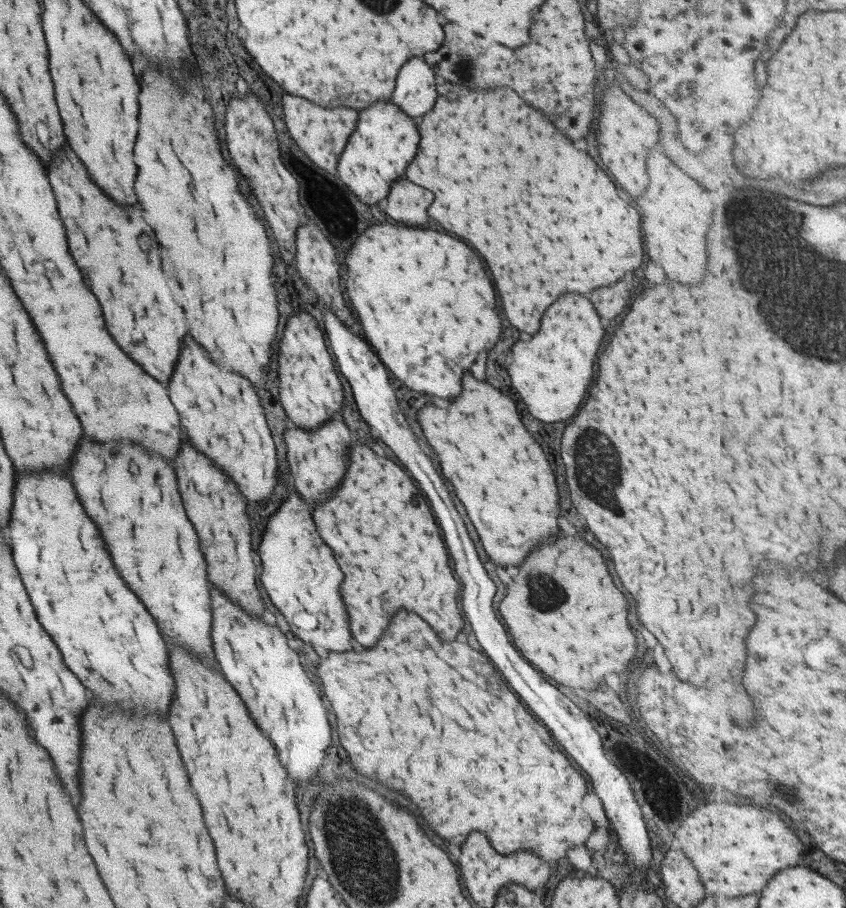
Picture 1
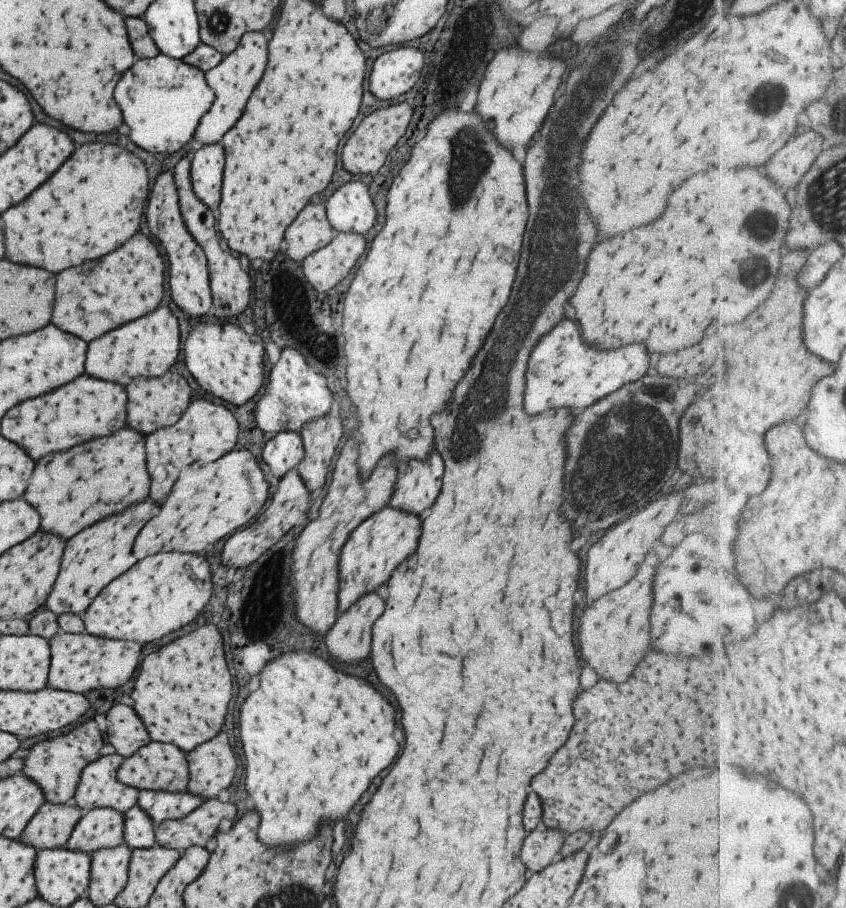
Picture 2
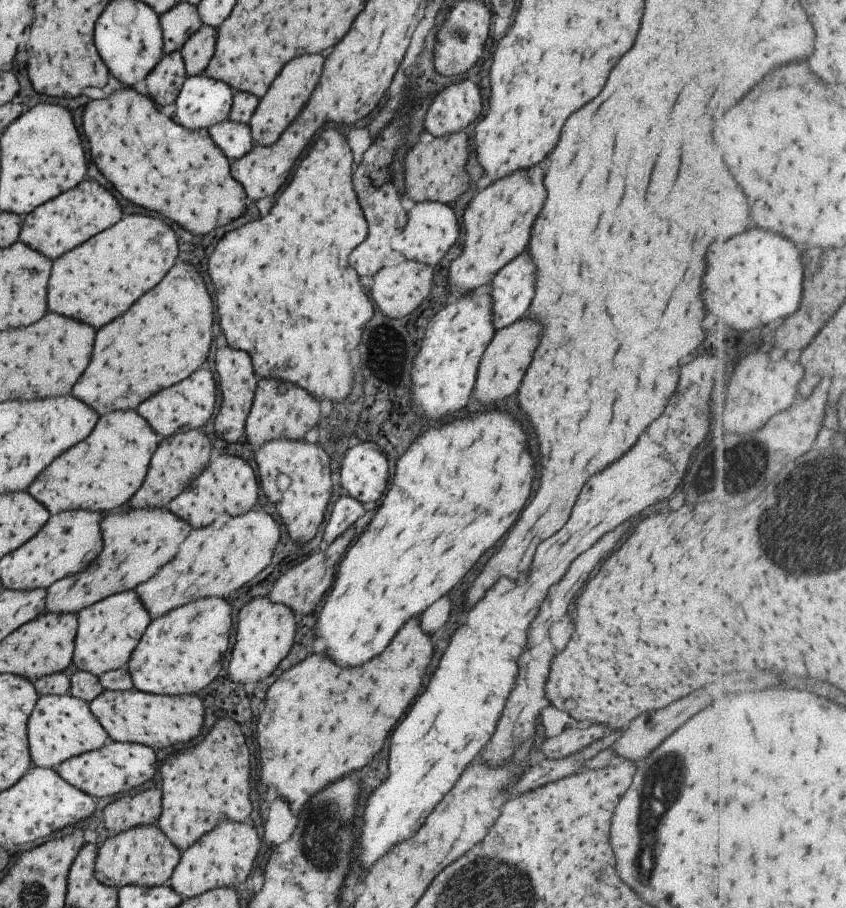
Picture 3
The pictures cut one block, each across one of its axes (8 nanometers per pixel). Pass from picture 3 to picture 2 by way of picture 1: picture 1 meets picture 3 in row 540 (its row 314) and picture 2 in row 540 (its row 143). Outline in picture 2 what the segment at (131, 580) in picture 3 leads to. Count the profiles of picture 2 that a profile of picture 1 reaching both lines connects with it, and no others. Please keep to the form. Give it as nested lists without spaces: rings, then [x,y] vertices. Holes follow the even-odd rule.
[[[126,427],[111,436],[95,438],[35,461],[21,499],[38,513],[39,530],[67,541],[103,516],[119,512],[131,502],[146,500],[150,481],[146,472],[143,442],[143,435]],[[71,454],[75,454],[75,458]],[[43,468],[43,476],[37,474]],[[47,468],[57,470],[49,472]]]

